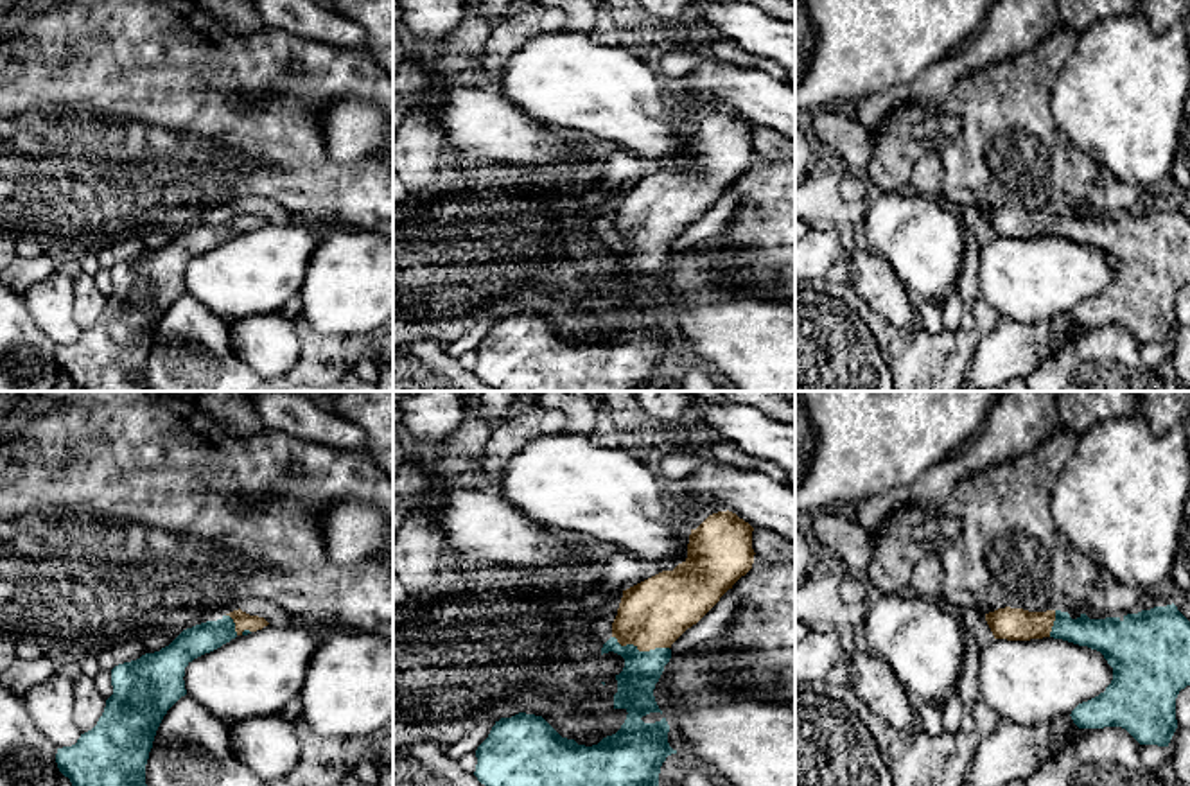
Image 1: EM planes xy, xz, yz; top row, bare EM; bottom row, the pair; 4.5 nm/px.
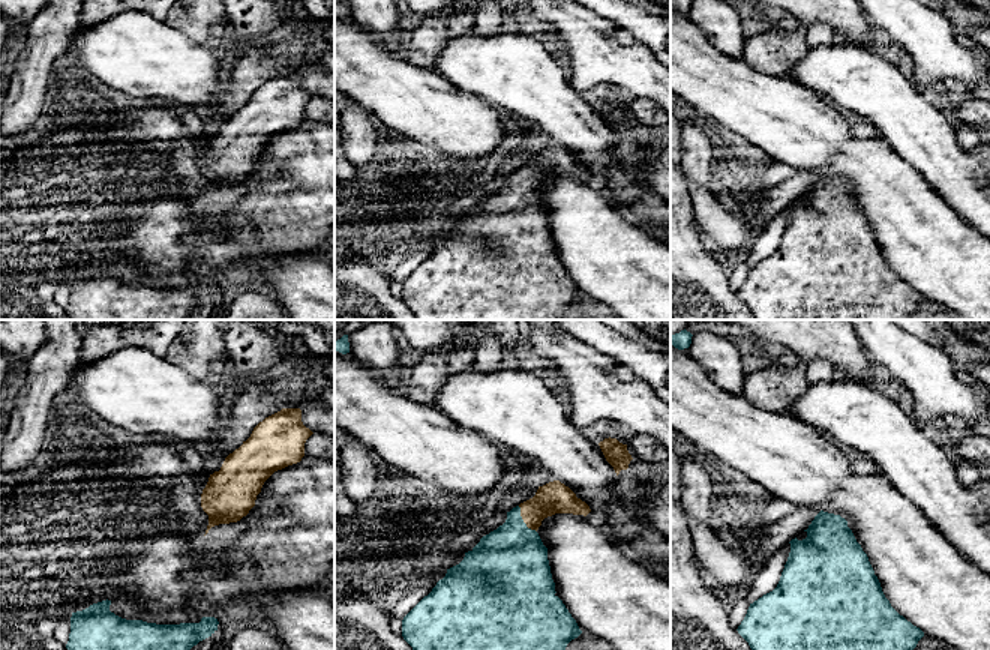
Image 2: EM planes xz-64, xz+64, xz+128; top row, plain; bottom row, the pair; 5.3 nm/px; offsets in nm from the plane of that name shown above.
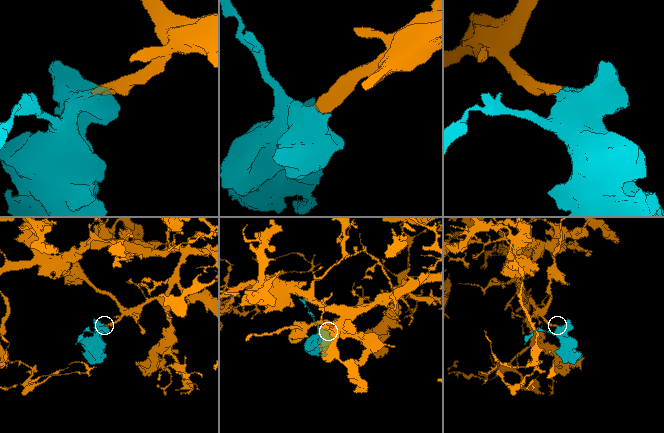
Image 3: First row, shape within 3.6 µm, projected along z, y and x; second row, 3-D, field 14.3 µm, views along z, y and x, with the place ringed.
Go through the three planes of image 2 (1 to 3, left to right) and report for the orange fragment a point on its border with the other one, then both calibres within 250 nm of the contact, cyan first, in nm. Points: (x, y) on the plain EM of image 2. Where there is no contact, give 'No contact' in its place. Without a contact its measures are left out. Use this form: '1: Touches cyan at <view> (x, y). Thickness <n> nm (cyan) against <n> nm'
1: No contact
2: Touches cyan at xz+64 (522, 185). Thickness 400 nm (cyan) against 170 nm
3: No contact

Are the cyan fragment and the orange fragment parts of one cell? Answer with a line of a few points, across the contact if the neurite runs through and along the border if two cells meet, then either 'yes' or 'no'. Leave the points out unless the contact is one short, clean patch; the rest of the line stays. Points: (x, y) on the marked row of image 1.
line xz (636, 682), (641, 672), (641, 652), (643, 630), (656, 612); yes

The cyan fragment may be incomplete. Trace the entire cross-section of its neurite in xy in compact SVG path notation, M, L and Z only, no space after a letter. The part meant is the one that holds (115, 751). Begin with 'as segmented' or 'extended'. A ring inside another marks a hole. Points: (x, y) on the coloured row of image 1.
extended; M233 610L217 621L206 621L183 630L169 646L145 653L136 660L111 669L113 694L97 725L81 734L75 745L57 748L56 763L72 786L147 786L145 764L156 730L167 711L187 694L185 668L197 657L210 653L237 635L262 630L269 623L264 617Z

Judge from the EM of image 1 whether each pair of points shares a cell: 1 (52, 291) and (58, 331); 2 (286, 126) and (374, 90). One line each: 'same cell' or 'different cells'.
1: same cell
2: same cell

